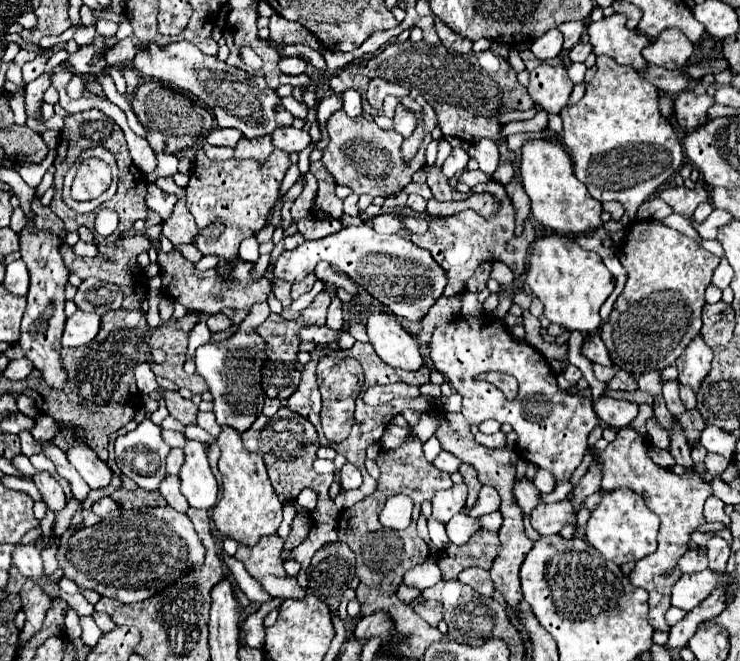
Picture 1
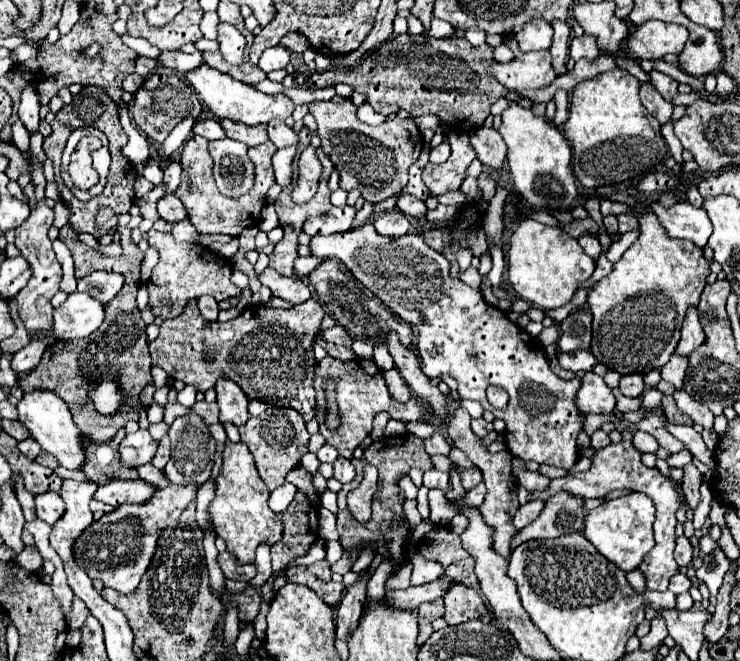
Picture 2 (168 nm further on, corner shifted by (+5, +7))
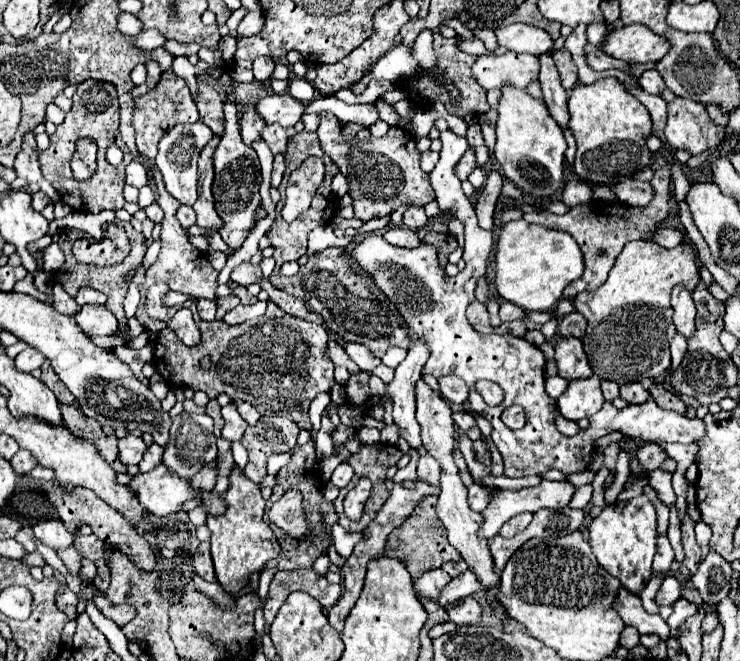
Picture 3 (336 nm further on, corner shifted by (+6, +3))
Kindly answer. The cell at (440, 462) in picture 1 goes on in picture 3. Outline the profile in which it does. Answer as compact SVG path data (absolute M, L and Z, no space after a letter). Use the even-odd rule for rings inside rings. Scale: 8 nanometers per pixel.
M416 338L416 340L412 342L412 348L408 348L406 358L396 366L396 370L394 370L394 380L392 380L390 384L384 384L381 379L373 374L370 375L368 383L372 395L383 396L384 394L389 394L392 396L392 400L394 400L392 420L394 420L394 424L398 426L398 434L400 434L404 440L408 440L412 448L416 448L416 446L422 444L422 440L420 440L420 426L418 426L416 416L414 416L414 410L416 410L416 394L414 394L414 388L416 388L416 382L418 382L420 376L422 376L422 368L424 368L424 364L426 364L426 360L428 360L428 346L426 346L420 338Z

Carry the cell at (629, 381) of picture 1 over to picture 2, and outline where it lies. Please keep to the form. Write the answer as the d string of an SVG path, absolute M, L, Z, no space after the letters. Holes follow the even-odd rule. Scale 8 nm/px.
M629 374L629 376L623 376L619 380L619 390L623 396L631 396L631 398L637 398L643 394L643 376L641 374Z

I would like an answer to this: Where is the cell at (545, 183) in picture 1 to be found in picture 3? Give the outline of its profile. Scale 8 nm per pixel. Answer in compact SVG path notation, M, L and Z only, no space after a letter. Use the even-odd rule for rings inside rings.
M504 84L500 88L498 120L496 120L496 160L504 176L536 200L552 198L564 184L564 152L566 138L562 128L552 120L544 100L536 100L528 90Z

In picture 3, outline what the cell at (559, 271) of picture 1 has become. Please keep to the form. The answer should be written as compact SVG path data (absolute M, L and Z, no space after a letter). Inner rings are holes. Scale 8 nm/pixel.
M520 218L502 226L496 242L494 270L494 284L502 298L524 310L548 312L554 304L558 304L568 282L582 276L584 260L576 240L572 240L572 236L566 232L528 224L524 218Z

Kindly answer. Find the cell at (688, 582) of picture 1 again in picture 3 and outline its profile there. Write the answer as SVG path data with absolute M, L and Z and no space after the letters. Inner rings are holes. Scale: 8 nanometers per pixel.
M668 576L668 578L662 582L660 590L656 592L654 602L656 602L658 606L666 606L666 604L674 604L678 598L680 598L680 584L678 584L676 578L670 578L670 576Z

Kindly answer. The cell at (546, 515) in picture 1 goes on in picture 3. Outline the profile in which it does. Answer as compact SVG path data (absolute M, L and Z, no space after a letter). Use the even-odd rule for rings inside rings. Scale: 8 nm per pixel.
M518 514L516 518L510 518L510 520L500 528L500 536L512 538L514 534L522 532L530 522L532 522L532 514Z

